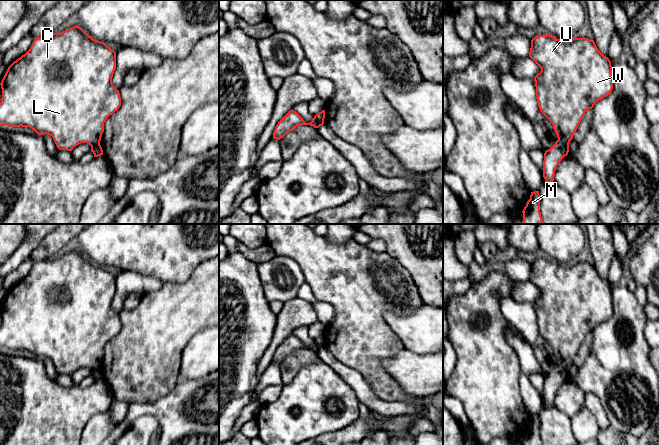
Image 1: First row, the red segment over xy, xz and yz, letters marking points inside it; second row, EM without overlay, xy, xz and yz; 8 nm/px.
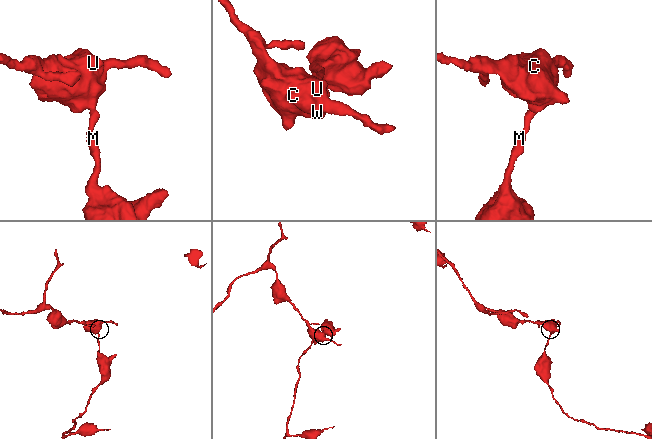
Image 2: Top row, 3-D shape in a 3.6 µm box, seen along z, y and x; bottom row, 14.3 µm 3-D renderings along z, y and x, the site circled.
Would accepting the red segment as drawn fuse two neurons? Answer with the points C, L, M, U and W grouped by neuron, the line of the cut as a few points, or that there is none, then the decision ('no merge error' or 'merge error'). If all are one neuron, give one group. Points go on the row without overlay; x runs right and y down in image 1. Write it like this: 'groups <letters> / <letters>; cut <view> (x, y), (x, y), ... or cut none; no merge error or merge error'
groups C L U W / M; cut yz (558, 363), (568, 370); merge error

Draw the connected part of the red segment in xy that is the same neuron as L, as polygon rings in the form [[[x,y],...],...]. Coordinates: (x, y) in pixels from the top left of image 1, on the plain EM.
[[[73,250],[61,257],[52,257],[35,262],[30,273],[14,285],[7,293],[0,309],[2,313],[2,322],[0,326],[0,350],[9,349],[13,351],[29,351],[38,359],[50,359],[59,374],[72,375],[74,371],[81,367],[87,367],[93,370],[100,367],[104,356],[104,347],[121,330],[121,321],[112,307],[112,301],[116,293],[116,276],[108,271],[106,267],[93,263],[81,251]]]

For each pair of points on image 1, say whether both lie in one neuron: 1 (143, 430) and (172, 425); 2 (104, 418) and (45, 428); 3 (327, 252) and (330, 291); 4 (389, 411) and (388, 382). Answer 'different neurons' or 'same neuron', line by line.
1: different neurons
2: different neurons
3: same neuron
4: different neurons

